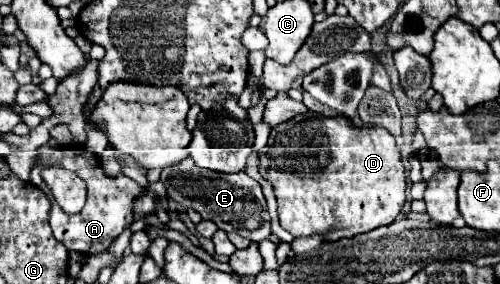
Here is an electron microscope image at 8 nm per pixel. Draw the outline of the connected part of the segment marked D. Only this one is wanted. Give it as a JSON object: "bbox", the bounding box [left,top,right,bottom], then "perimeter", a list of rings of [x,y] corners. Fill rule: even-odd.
{"bbox":[260,112,406,240],"perimeter":[[[306,112],[294,116],[288,122],[278,124],[268,138],[264,152],[260,154],[260,174],[272,182],[278,200],[280,226],[298,236],[312,236],[330,232],[330,240],[352,238],[374,230],[376,226],[386,226],[396,220],[402,212],[406,200],[406,172],[400,158],[400,150],[394,144],[394,136],[380,126],[354,126],[346,116],[322,116],[316,112]]]}

